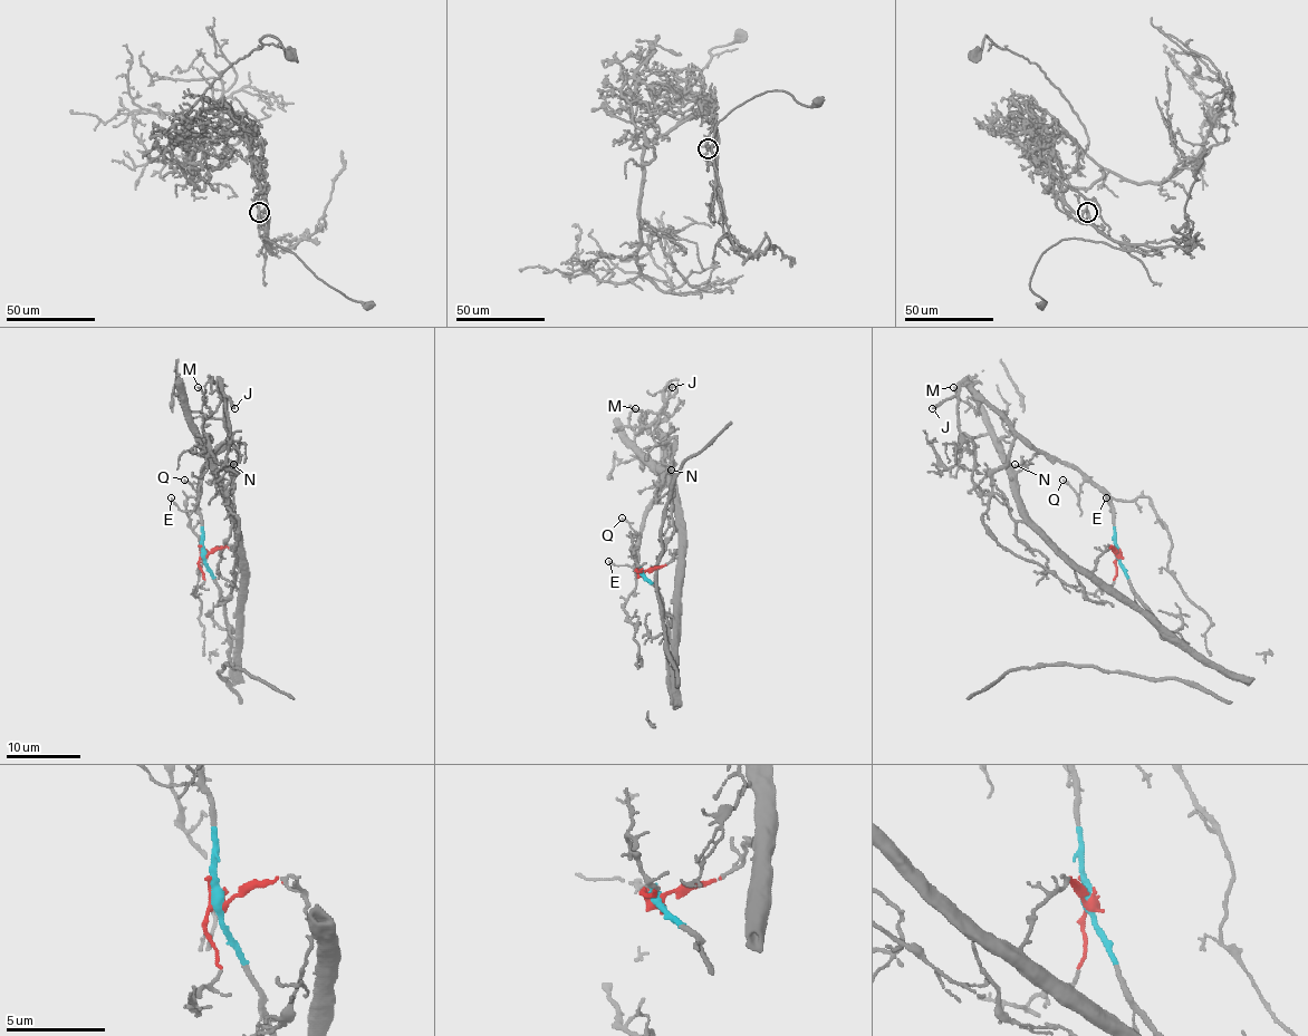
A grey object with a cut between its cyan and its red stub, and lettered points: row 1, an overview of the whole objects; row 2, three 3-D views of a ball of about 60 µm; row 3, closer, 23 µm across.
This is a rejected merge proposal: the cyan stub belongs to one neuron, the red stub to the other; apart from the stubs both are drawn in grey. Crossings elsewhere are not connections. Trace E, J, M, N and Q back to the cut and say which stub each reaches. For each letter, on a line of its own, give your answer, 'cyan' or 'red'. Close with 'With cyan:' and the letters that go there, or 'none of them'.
E: cyan
J: cyan
M: cyan
N: red
Q: cyan
With cyan: E, J, M, Q

